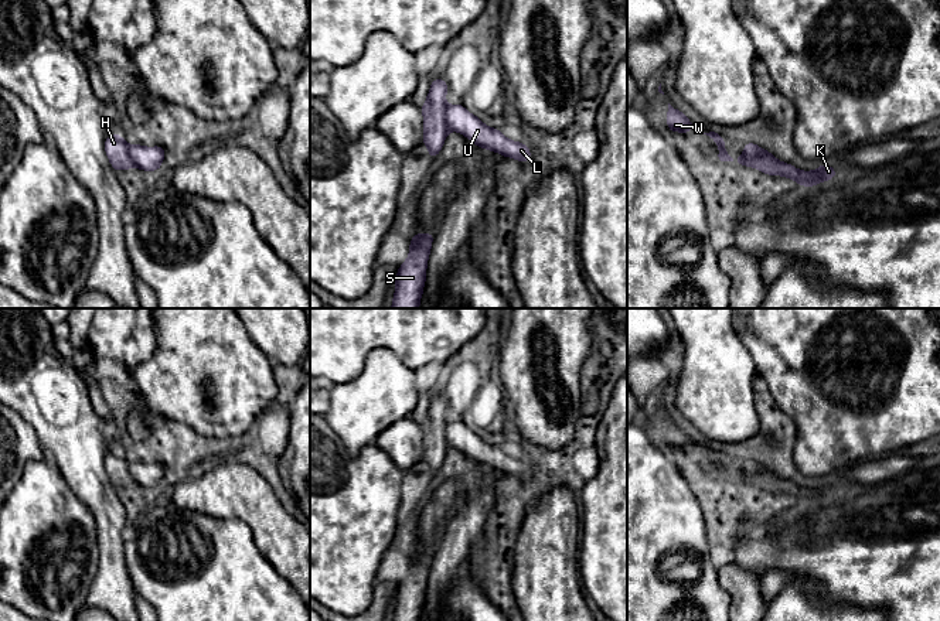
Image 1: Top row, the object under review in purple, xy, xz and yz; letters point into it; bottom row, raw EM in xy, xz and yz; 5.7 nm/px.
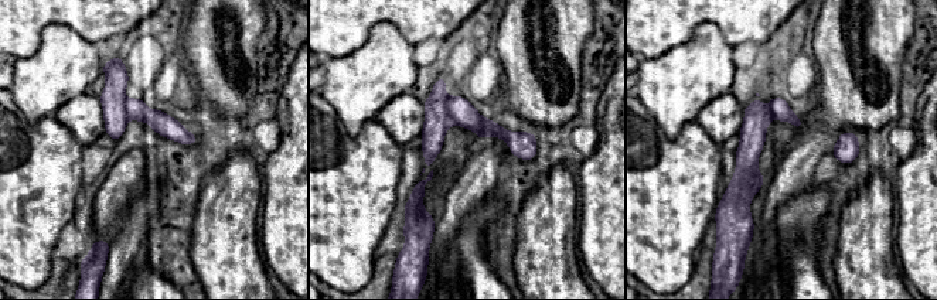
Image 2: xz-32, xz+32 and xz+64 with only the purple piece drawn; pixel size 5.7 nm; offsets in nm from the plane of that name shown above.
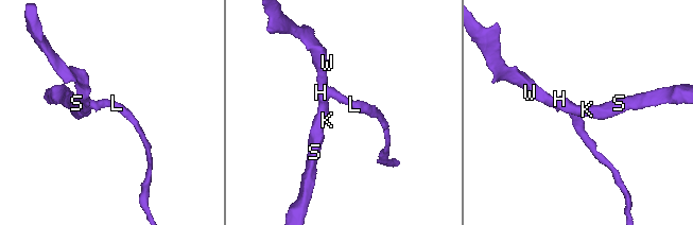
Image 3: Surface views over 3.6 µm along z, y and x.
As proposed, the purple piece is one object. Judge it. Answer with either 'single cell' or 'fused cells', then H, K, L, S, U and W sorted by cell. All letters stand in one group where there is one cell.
fused cells; H K S W / L U

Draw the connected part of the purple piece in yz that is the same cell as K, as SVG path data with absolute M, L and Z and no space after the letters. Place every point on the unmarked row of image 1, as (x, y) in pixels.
M760 465L760 470L752 475L740 471L735 478L739 482L753 484L766 492L780 492L794 497L800 504L814 504L820 499L832 497L838 489L830 481L821 481L817 487L801 488L794 482L779 478L772 470L766 465Z

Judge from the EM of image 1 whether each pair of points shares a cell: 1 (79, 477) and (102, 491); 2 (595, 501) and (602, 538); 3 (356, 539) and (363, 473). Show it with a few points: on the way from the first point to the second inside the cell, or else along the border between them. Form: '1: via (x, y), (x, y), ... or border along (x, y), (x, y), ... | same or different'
1: via (85, 478), (96, 490) | same
2: via (602, 509), (602, 529) | same
3: via (356, 522), (356, 500), (363, 490) | same

